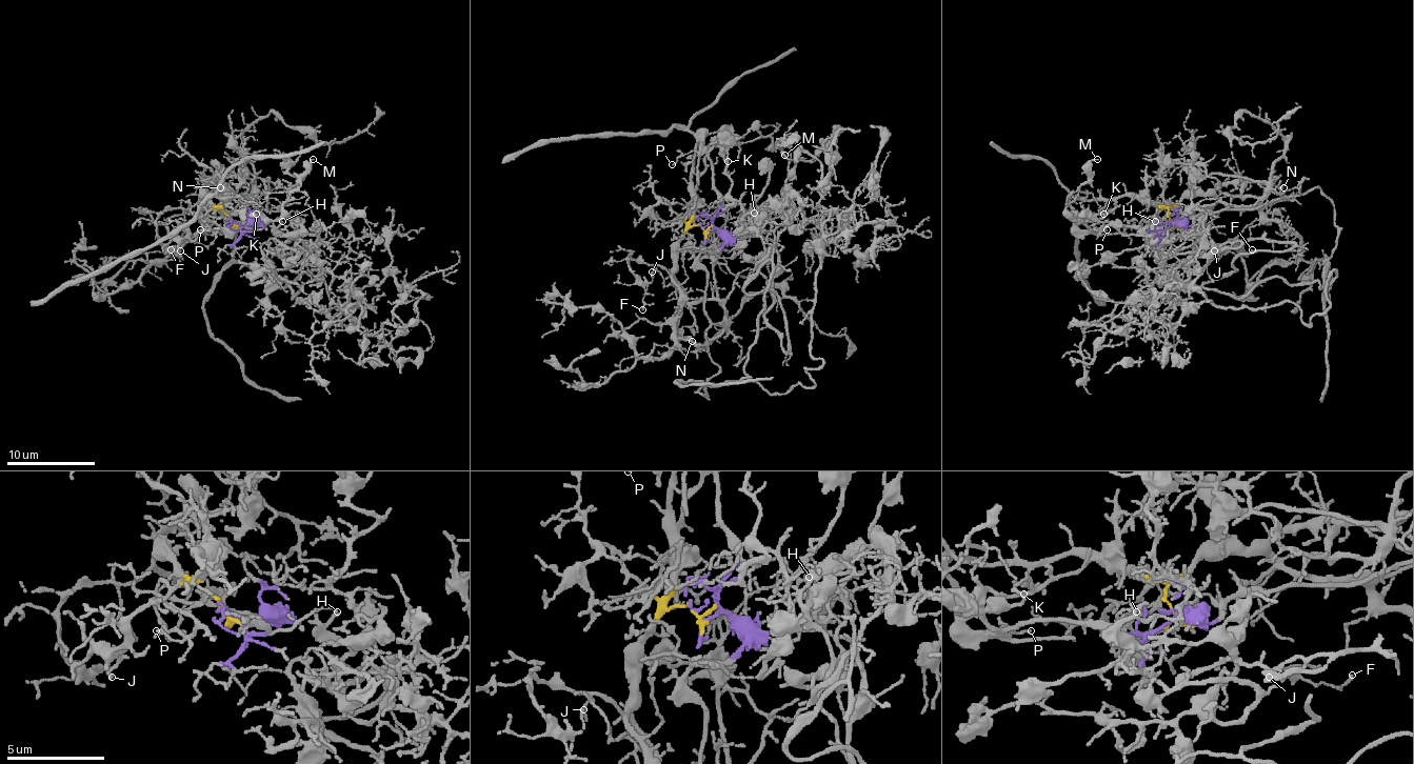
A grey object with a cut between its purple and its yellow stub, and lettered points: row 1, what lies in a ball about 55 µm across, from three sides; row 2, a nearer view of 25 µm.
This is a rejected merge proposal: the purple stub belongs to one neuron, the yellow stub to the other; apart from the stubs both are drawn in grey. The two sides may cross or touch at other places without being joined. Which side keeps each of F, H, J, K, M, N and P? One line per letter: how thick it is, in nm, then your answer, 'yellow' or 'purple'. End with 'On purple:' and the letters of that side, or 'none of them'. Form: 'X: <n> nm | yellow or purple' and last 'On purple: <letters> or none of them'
F: 100 nm | yellow
H: 150 nm | purple
J: 100 nm | yellow
K: 200 nm | purple
M: 120 nm | purple
N: 90 nm | yellow
P: 100 nm | purple
On purple: H, K, M, P

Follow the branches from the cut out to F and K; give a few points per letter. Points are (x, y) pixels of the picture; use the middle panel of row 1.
F: (708, 230), (693, 226), (683, 235), (671, 275), (659, 266), (629, 259), (629, 270), (646, 293), (641, 310)
K: (708, 230), (713, 228), (713, 215), (721, 204), (708, 153), (715, 144), (728, 162)

